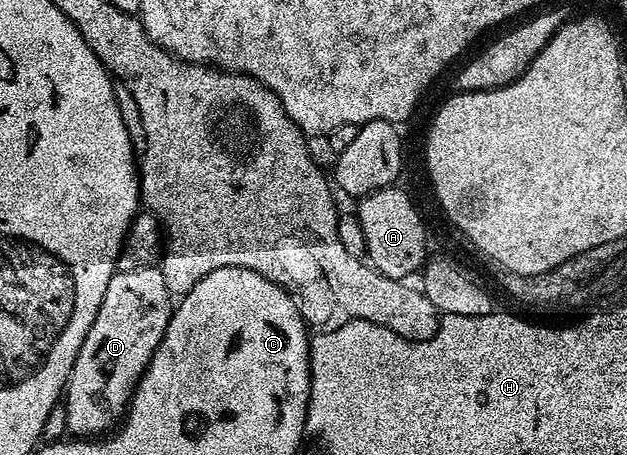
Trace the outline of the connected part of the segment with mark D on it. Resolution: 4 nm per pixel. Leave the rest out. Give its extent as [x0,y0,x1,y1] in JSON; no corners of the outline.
[63,264,174,439]

